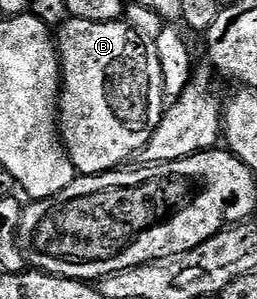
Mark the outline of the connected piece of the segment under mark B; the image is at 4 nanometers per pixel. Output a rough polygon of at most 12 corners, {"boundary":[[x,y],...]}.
{"boundary":[[122,20],[57,29],[75,173],[137,157],[168,104]]}

